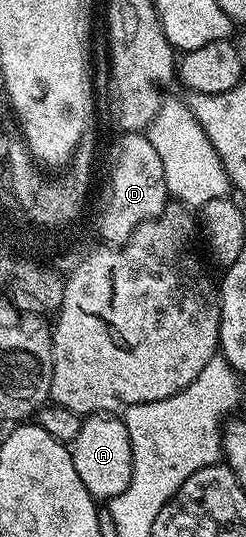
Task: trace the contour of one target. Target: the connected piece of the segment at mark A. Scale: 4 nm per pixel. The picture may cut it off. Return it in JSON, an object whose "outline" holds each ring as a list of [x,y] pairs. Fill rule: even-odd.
{"outline":[[[89,414],[82,422],[80,432],[76,439],[70,443],[70,450],[73,455],[73,466],[80,481],[87,487],[88,493],[96,501],[109,501],[116,495],[123,494],[128,489],[132,479],[132,447],[131,439],[128,438],[128,431],[125,422],[121,418],[109,414]]]}

